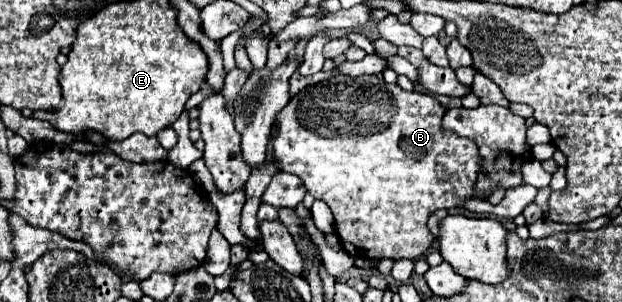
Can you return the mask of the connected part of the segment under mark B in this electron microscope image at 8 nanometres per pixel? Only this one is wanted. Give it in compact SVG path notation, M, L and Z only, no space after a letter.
M340 75L338 83L336 81L322 81L318 85L306 87L302 89L298 95L294 95L288 105L276 115L276 125L272 129L270 141L274 147L274 159L278 159L278 167L280 171L286 173L294 173L302 179L304 187L308 189L308 193L314 199L324 201L334 215L334 229L336 235L340 237L342 247L346 249L346 253L354 259L362 257L362 259L370 259L370 261L380 261L380 259L416 259L420 257L434 241L434 235L428 231L426 221L428 215L436 209L452 209L452 207L460 207L462 199L472 197L474 191L474 183L476 183L476 173L478 173L478 163L480 163L480 155L476 145L466 139L466 137L458 137L450 131L442 131L442 115L446 113L446 109L428 93L420 93L420 91L404 91L398 85L390 85L386 83L380 75L362 75L362 77L346 77Z

